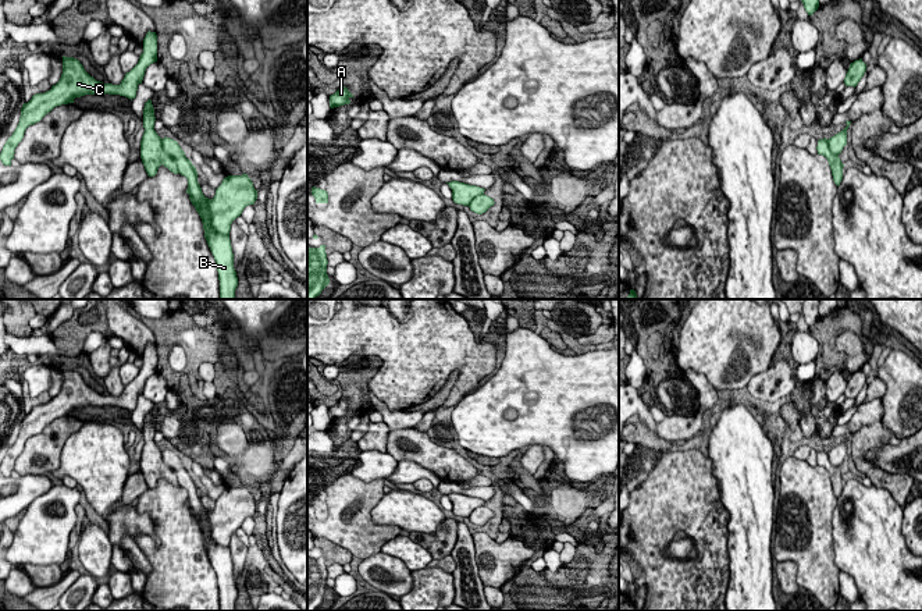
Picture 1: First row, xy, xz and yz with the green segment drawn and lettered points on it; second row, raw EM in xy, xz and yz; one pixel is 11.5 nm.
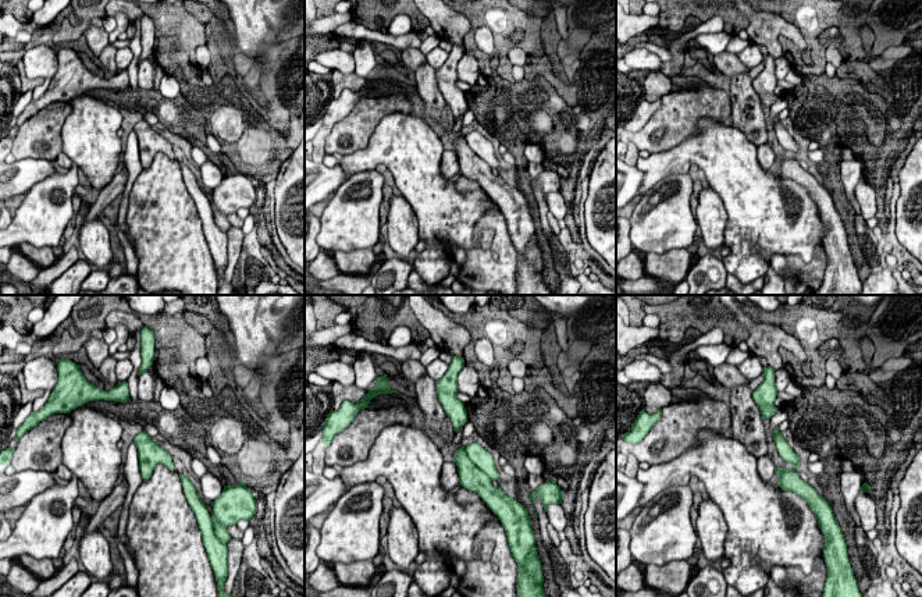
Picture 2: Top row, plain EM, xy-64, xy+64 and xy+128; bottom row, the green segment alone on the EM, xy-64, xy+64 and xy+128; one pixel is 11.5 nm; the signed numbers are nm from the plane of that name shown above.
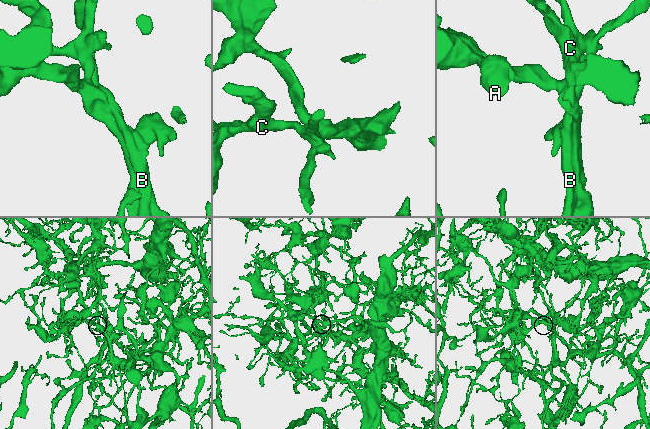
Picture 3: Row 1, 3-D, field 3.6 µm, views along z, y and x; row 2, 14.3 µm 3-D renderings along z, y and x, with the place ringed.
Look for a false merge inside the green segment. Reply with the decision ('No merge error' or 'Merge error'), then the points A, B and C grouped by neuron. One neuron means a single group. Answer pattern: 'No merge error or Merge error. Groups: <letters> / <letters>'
Merge error. Groups: A C / B

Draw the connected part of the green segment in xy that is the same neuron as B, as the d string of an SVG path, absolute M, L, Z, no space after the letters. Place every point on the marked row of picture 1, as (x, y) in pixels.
M210 227L209 231L207 244L217 263L220 299L235 299L238 277L234 269L234 253L229 235L217 234Z

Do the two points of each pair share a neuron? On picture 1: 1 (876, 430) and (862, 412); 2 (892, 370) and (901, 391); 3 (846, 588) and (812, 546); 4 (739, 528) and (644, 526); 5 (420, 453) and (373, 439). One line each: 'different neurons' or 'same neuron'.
1: different neurons
2: same neuron
3: different neurons
4: different neurons
5: different neurons

